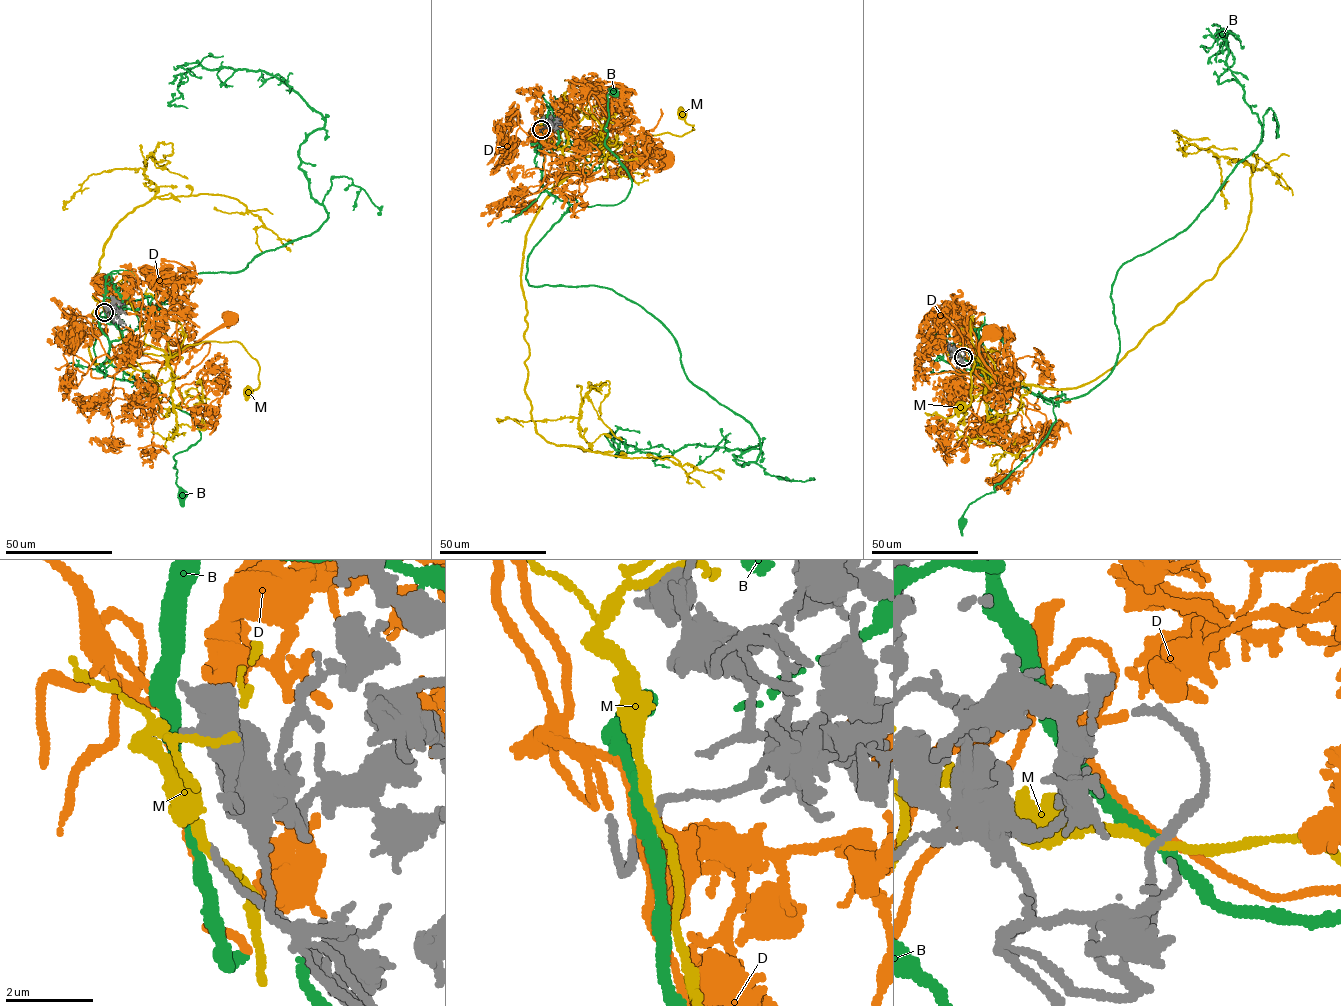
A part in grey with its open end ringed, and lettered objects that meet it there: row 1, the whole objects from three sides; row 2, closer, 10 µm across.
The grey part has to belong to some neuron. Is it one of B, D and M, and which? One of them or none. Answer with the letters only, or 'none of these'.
D

